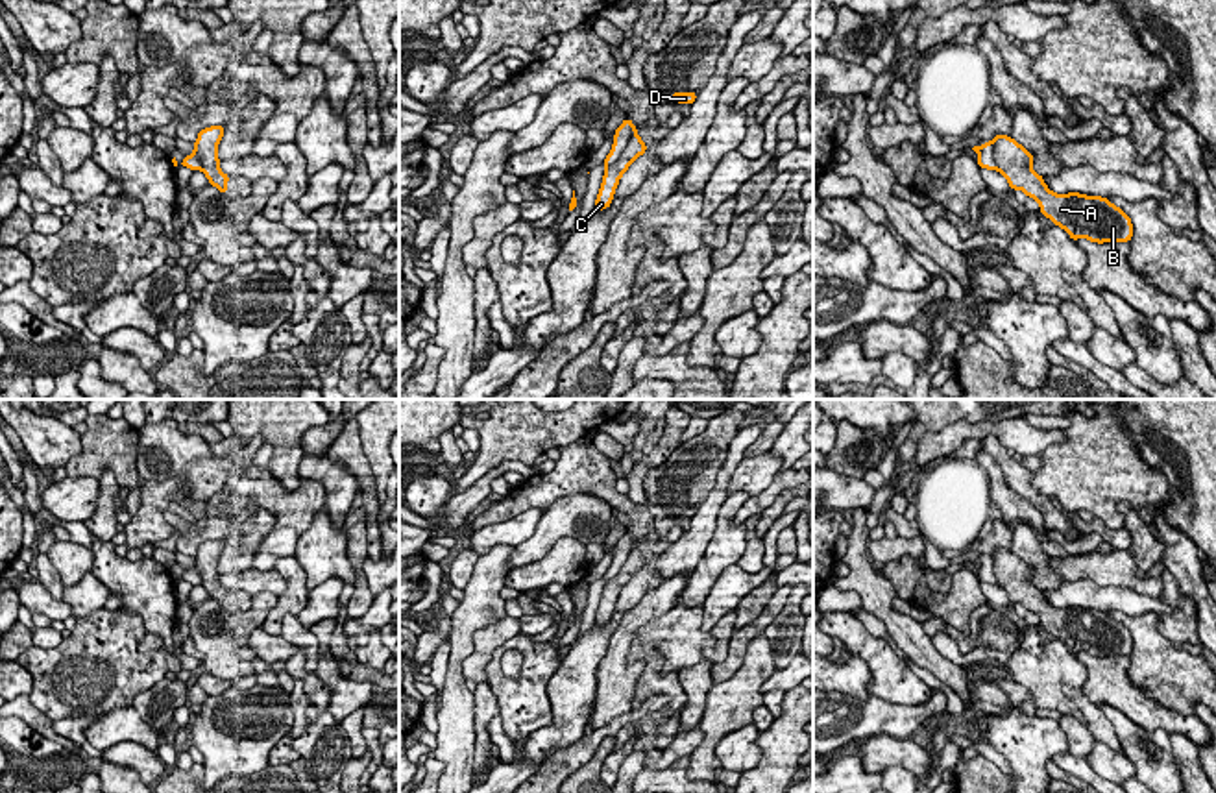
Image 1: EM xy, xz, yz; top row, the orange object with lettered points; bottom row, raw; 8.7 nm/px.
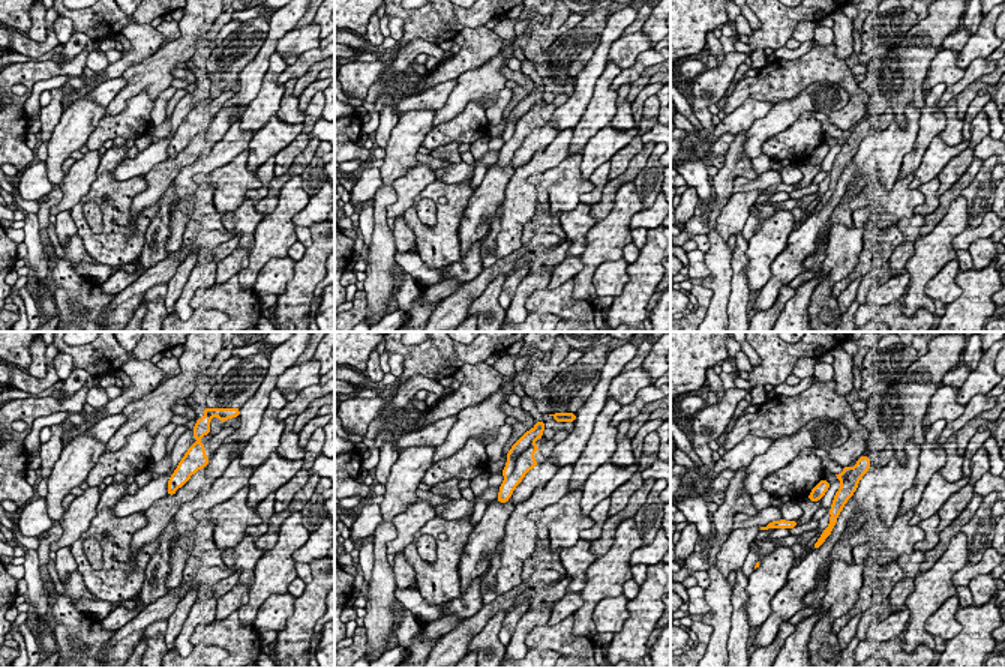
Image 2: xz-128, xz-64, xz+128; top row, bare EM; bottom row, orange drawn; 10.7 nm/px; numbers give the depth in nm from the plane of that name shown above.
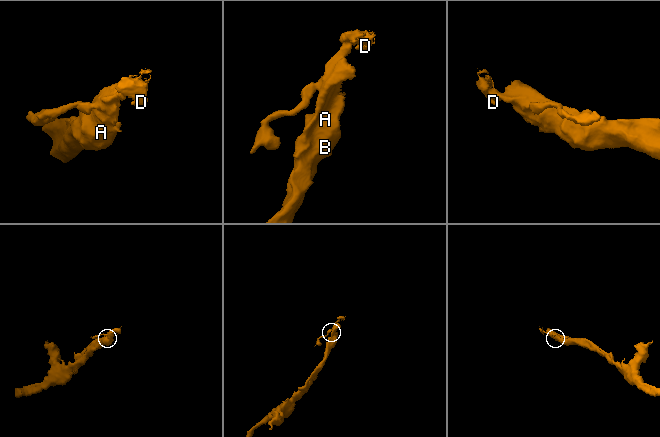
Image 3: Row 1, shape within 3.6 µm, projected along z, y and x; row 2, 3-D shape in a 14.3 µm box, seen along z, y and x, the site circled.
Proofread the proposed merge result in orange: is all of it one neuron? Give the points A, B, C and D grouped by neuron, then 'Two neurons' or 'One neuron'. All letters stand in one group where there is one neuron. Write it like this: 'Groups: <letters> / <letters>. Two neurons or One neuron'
Groups: A B C / D. Two neurons

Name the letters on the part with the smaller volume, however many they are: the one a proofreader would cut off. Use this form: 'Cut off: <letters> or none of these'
Cut off: D

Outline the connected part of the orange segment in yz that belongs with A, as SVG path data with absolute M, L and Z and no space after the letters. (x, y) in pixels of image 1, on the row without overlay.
M1000 547L989 558L996 584L1005 590L1009 603L1020 603L1037 614L1040 627L1063 641L1072 654L1081 651L1098 658L1131 654L1131 632L1107 612L1079 606L1055 608L1046 601L1044 592L1031 582L1033 567L1015 553Z

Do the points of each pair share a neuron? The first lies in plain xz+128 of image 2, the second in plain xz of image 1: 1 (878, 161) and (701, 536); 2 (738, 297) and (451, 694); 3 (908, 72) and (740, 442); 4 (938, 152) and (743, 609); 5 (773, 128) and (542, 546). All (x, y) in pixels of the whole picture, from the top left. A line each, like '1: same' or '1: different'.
1: same
2: different
3: different
4: different
5: same

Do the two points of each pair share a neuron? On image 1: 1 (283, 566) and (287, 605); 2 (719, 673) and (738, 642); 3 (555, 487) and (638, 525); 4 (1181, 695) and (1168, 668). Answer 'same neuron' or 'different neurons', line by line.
1: same neuron
2: same neuron
3: same neuron
4: same neuron

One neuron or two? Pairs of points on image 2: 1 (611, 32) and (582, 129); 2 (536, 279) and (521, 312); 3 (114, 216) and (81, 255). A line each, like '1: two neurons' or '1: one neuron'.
1: two neurons
2: one neuron
3: two neurons

